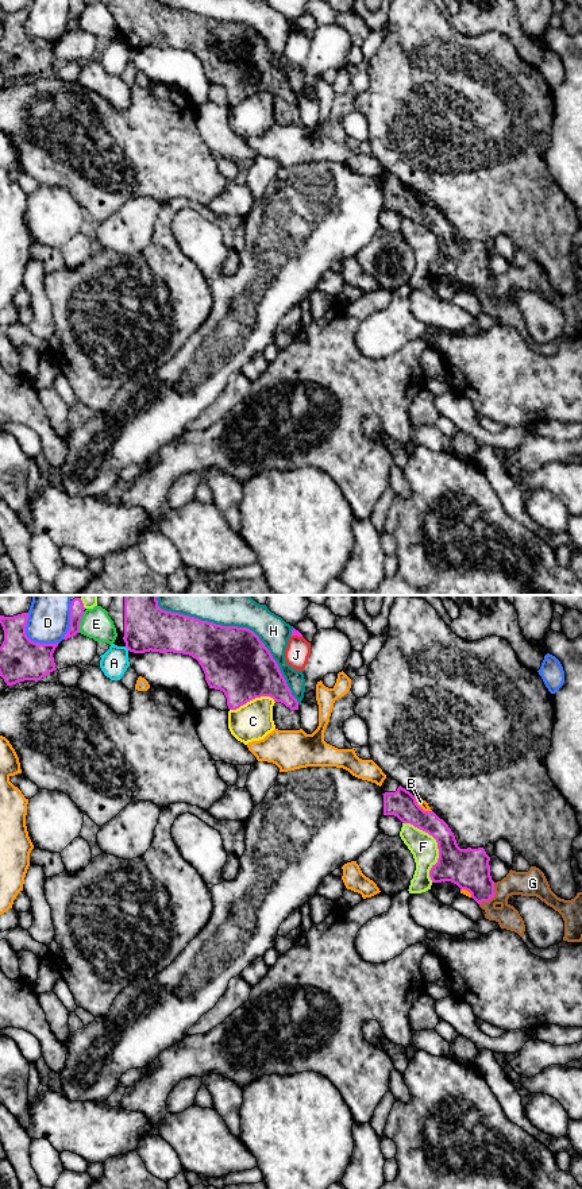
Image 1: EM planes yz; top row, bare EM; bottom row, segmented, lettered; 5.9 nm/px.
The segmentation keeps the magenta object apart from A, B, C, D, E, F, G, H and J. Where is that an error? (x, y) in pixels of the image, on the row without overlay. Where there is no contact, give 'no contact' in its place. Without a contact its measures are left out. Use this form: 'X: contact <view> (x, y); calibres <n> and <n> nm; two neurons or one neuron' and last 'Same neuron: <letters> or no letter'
A: contact yz (127, 43); calibres 280 and 170 nm; two neurons
B: contact yz (420, 203); calibres 160 and 50 nm; two neurons
C: contact yz (251, 95); calibres 380 and 220 nm; two neurons
D: contact yz (30, 35); calibres 260 and 240 nm; two neurons
E: contact yz (80, 16); calibres 80 and 180 nm; two neurons
F: contact yz (438, 240); calibres 240 and 160 nm; two neurons
G: contact yz (492, 292); calibres 240 and 150 nm; one neuron
H: contact yz (241, 23); calibres 380 and 180 nm; two neurons
J: contact yz (296, 30); calibres 40 and 140 nm; two neurons
Same neuron: G

